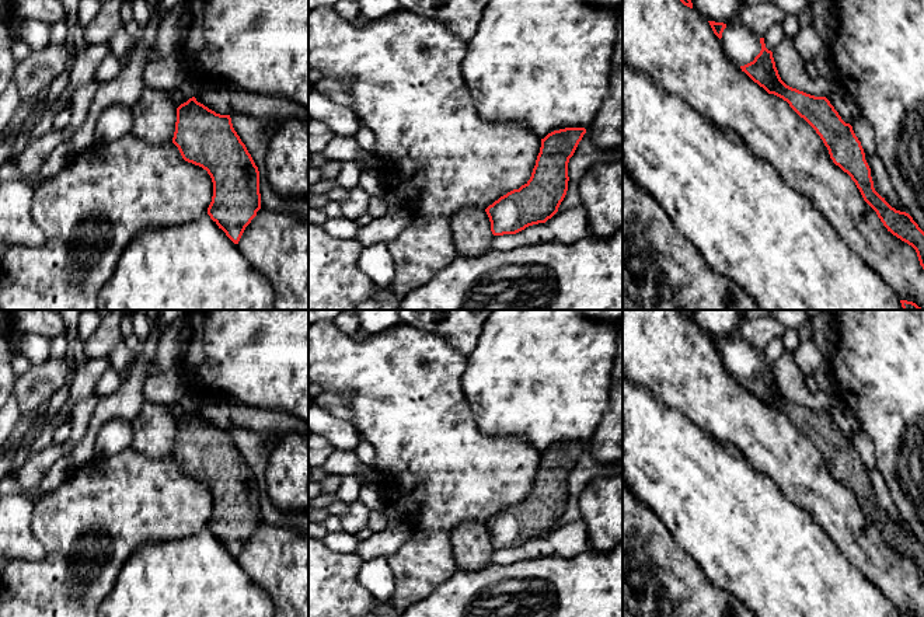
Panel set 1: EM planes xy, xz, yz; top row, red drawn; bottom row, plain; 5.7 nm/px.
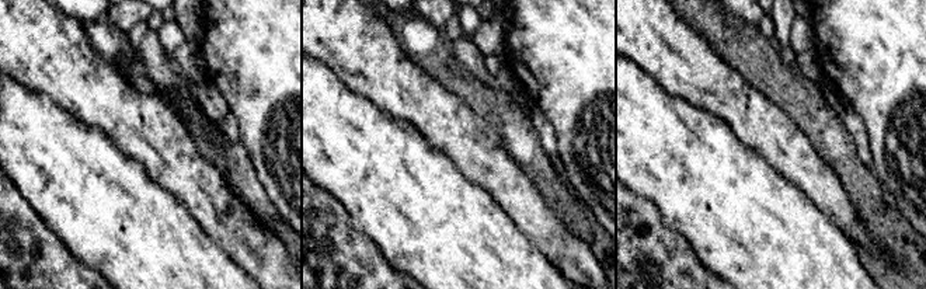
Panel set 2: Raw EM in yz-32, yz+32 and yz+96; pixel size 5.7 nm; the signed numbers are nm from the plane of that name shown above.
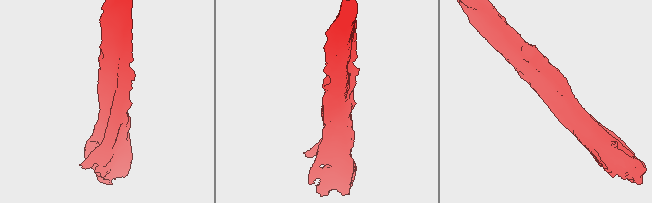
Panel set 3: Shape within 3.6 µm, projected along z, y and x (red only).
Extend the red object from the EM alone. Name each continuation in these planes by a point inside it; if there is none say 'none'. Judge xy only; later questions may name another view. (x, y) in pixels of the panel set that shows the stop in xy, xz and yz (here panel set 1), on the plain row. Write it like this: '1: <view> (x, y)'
none

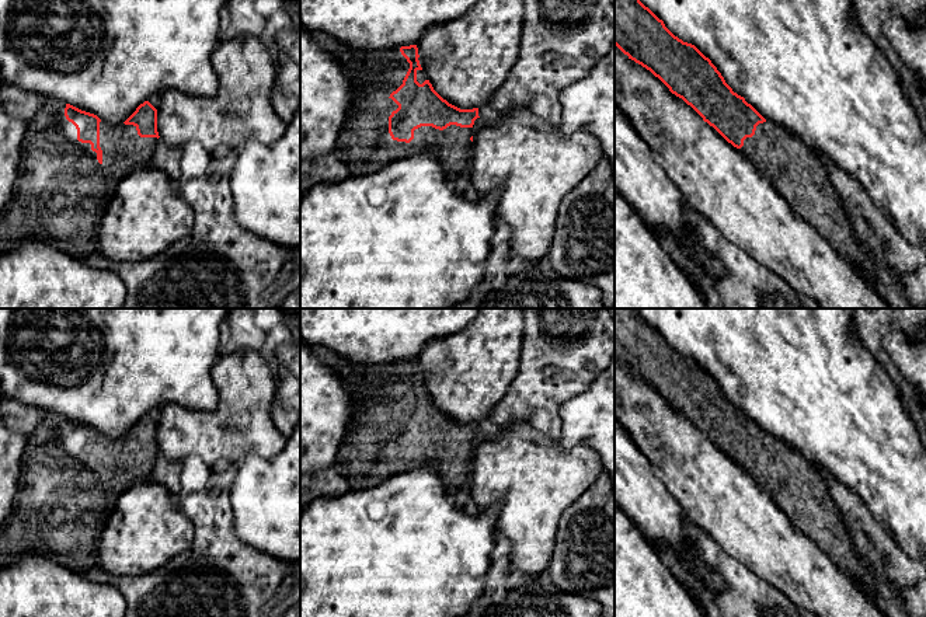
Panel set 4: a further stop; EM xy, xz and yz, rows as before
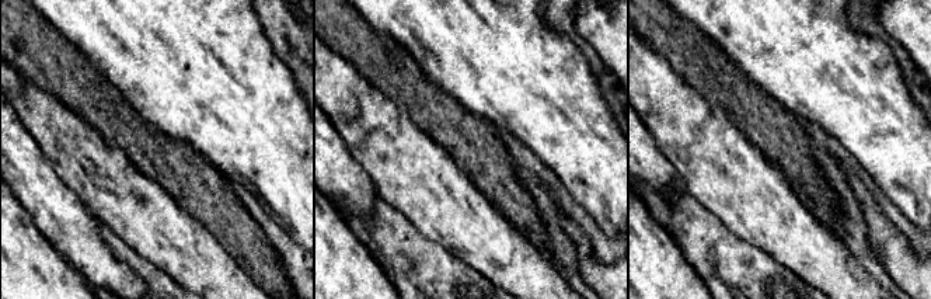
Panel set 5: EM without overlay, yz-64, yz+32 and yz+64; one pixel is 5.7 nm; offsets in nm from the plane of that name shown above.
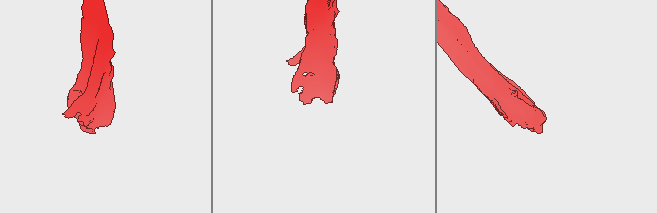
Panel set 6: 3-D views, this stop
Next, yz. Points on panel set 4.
1: yz (783, 473)

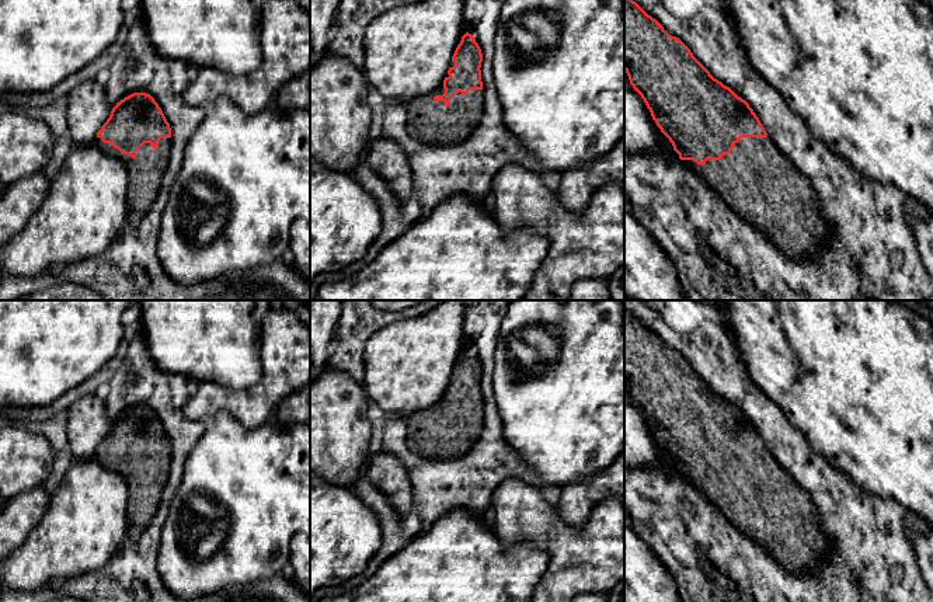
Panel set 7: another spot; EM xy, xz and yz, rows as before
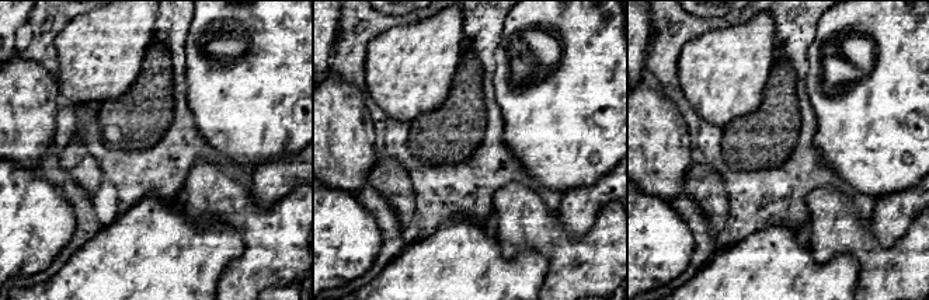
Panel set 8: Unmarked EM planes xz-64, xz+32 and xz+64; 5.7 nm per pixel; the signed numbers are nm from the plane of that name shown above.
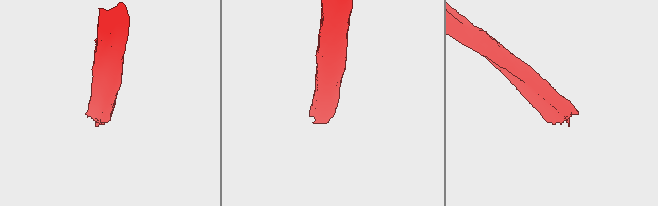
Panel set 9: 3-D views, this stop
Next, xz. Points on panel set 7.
1: xz (431, 435)

